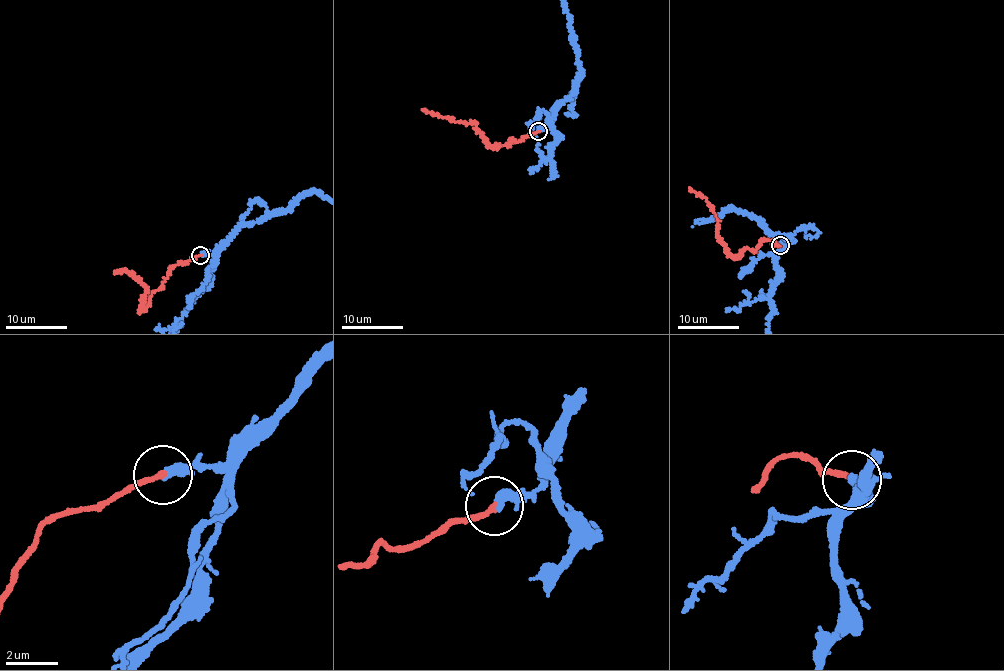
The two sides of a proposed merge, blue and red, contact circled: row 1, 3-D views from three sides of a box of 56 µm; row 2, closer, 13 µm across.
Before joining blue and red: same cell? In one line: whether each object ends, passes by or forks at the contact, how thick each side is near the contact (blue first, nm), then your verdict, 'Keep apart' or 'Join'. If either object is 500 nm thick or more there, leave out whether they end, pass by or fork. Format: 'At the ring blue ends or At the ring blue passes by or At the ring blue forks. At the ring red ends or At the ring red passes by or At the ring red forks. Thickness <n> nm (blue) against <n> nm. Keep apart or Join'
At the ring blue ends. At the ring red ends. Thickness 400 nm (blue) against 240 nm. Join

